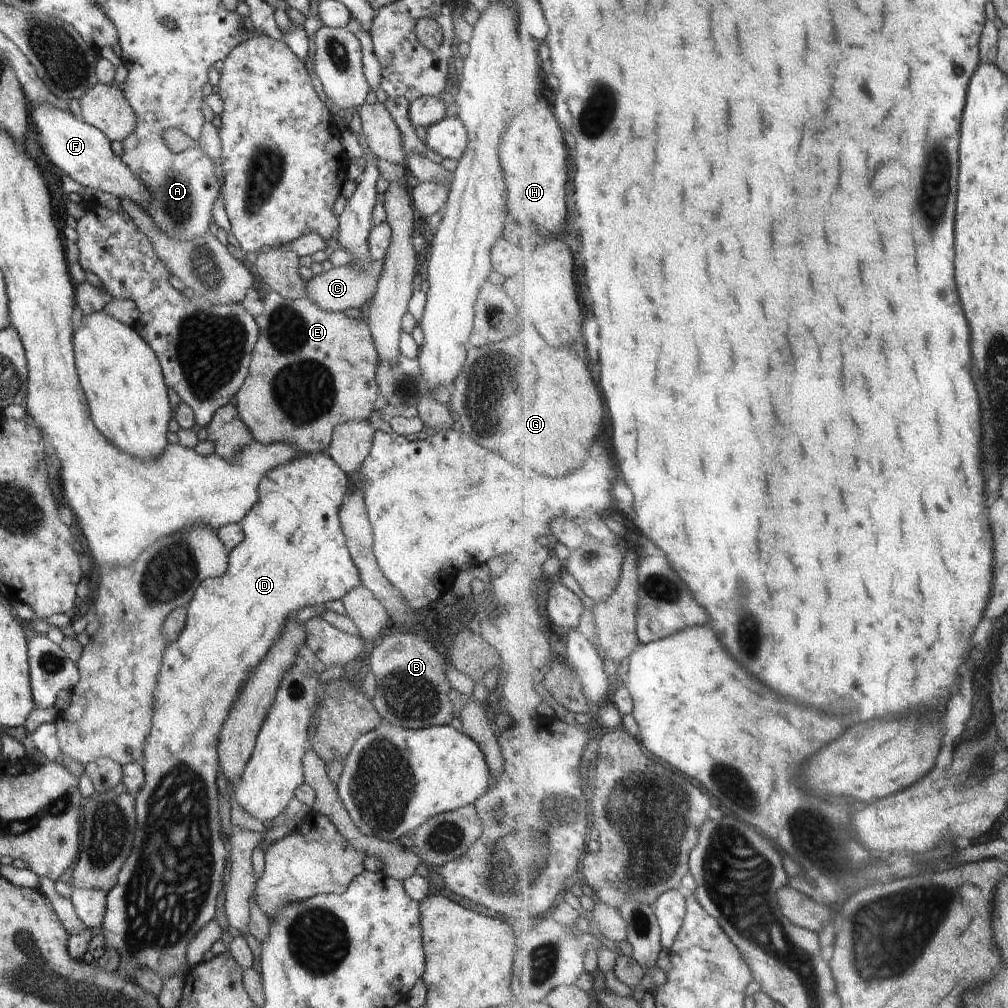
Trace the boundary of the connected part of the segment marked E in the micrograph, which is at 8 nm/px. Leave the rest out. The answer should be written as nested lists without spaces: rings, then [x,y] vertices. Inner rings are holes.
[[[276,291],[266,292],[263,300],[263,313],[255,317],[259,328],[259,335],[254,345],[251,363],[249,364],[249,373],[244,379],[242,386],[235,394],[237,396],[236,408],[240,420],[249,428],[253,440],[260,444],[269,445],[272,443],[288,443],[294,445],[300,453],[324,452],[329,447],[333,430],[341,424],[348,421],[363,421],[370,418],[372,412],[376,410],[379,402],[379,388],[377,385],[377,364],[378,356],[369,326],[365,318],[348,318],[344,311],[330,312],[320,308],[314,301],[302,297],[299,299],[285,299]]]

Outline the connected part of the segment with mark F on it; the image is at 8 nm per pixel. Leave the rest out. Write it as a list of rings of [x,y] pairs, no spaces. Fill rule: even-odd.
[[[48,103],[37,104],[32,110],[32,120],[38,128],[38,142],[48,156],[48,160],[58,166],[66,174],[81,184],[82,188],[94,188],[102,192],[110,192],[116,198],[124,197],[133,203],[146,208],[151,197],[149,190],[139,181],[138,177],[112,153],[111,142],[97,128],[74,117],[70,111],[52,106]]]

